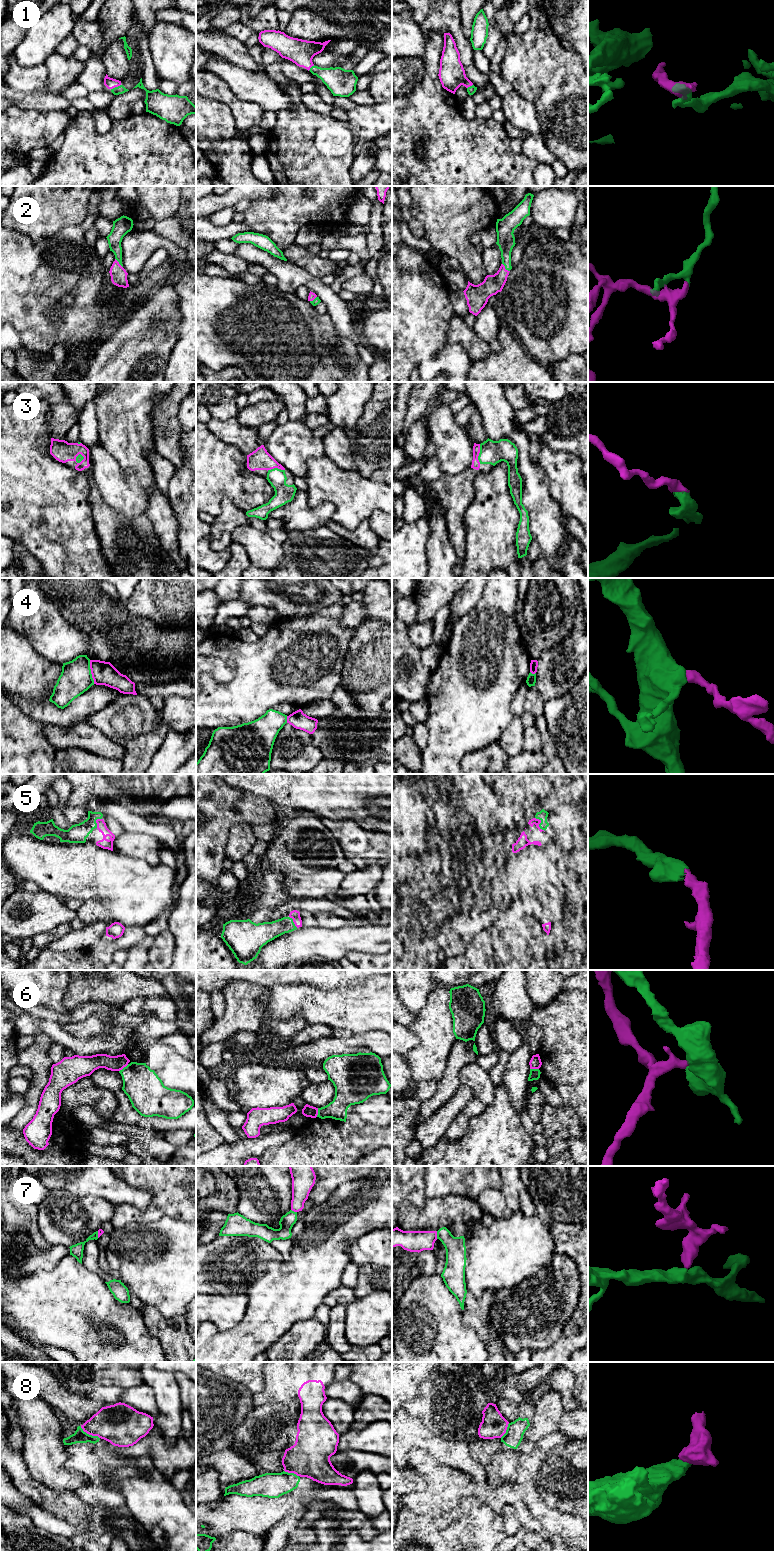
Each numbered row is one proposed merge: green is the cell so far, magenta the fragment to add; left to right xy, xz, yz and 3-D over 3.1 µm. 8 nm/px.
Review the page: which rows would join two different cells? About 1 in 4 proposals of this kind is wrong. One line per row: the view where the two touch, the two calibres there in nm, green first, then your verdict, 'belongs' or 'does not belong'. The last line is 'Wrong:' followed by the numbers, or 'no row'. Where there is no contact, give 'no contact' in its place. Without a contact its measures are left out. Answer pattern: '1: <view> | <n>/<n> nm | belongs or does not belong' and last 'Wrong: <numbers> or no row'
1: xy | 70/90 nm | belongs
2: yz | 140/160 nm | belongs
3: yz | 190/60 nm | belongs
4: xy | 260/190 nm | does not belong
5: yz | 80/50 nm | belongs
6: xy | 300/130 nm | does not belong
7: yz | 160/180 nm | does not belong
8: xy | 100/320 nm | does not belong
Wrong: 4, 6, 7, 8

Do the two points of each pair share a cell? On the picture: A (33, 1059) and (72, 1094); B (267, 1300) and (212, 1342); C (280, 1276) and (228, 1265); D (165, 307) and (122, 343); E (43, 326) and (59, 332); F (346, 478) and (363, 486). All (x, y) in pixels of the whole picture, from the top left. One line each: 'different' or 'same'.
A: different
B: same
C: different
D: same
E: same
F: same

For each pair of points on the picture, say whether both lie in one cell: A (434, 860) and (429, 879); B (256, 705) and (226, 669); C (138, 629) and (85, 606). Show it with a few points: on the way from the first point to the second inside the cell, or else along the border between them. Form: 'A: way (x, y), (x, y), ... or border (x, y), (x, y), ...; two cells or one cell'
A: way (430, 865), (429, 874); one cell
B: border (219, 658), (234, 666), (235, 676), (229, 682); two cells
C: way (125, 629), (113, 629), (98, 615); one cell

